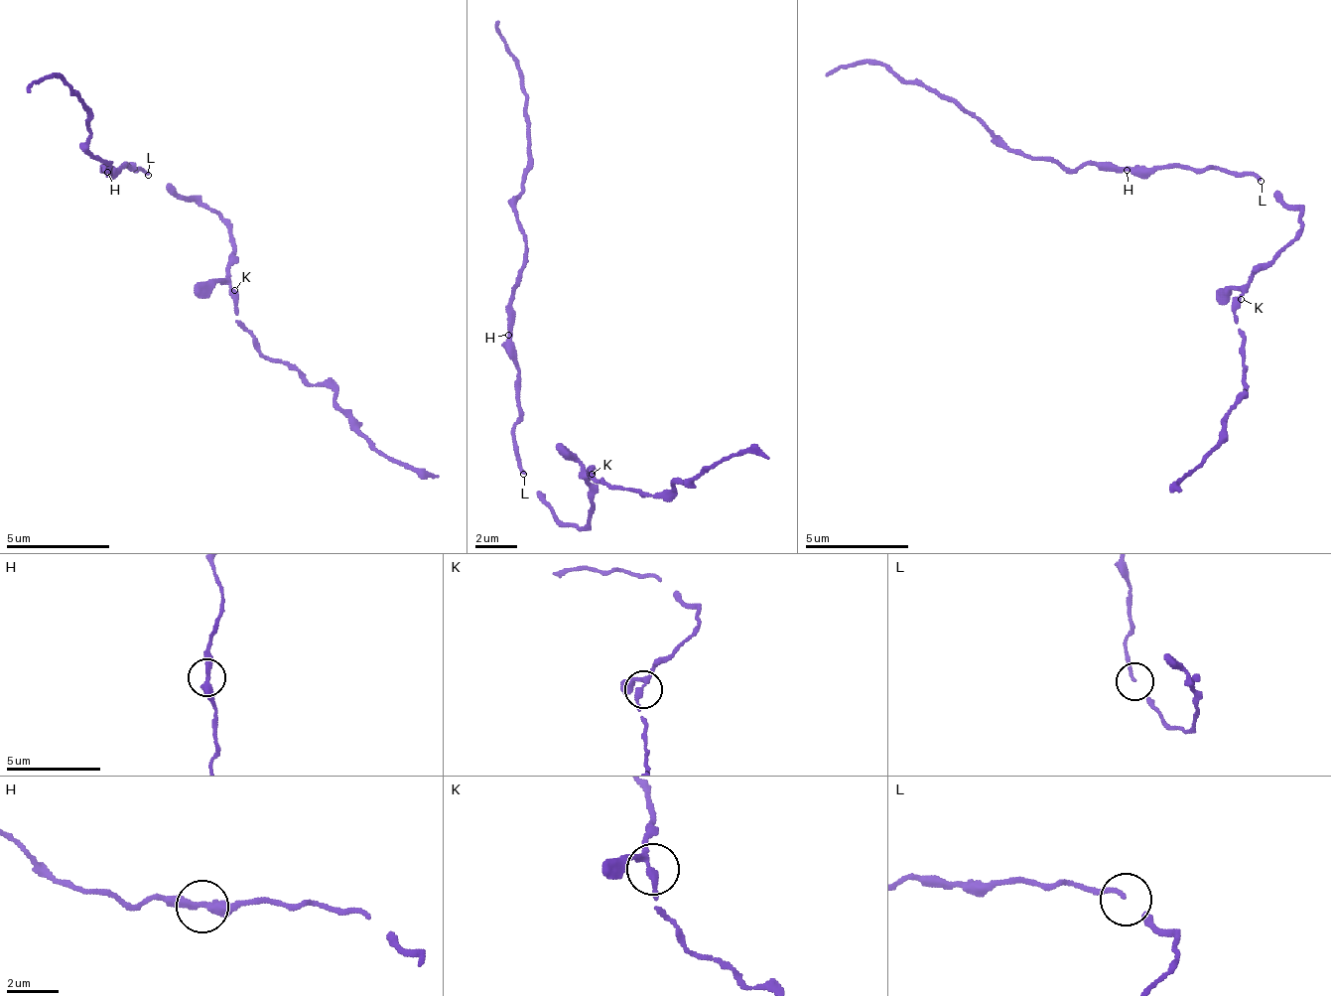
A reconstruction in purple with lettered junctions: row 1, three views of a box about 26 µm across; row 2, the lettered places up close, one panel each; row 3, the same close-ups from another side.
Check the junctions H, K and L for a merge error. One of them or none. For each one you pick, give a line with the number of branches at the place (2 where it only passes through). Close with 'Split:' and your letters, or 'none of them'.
Split: none of them

